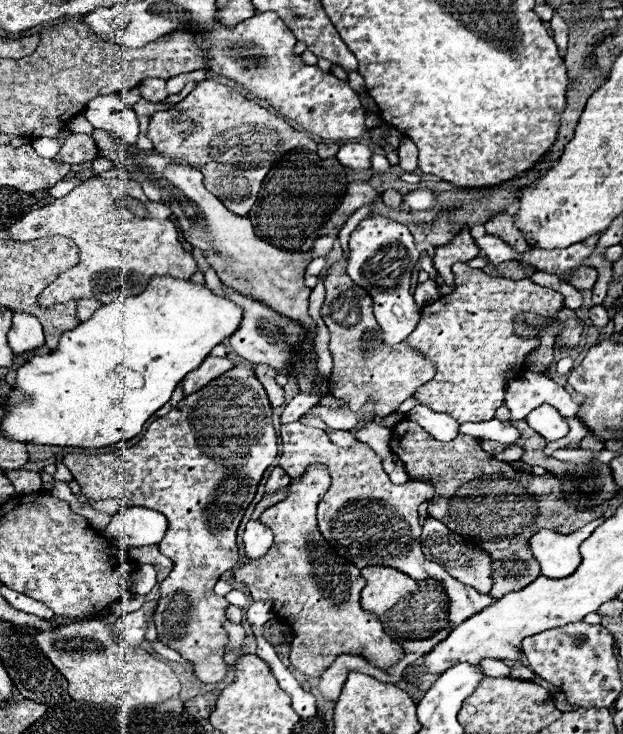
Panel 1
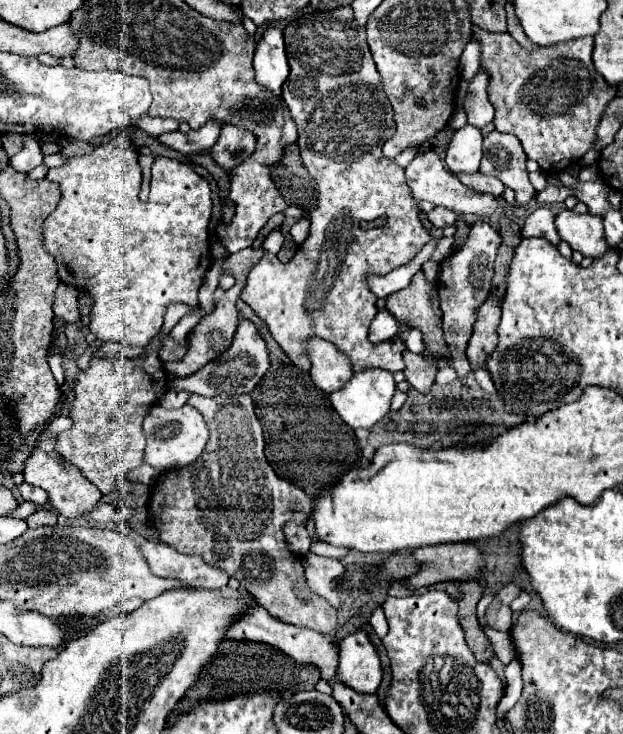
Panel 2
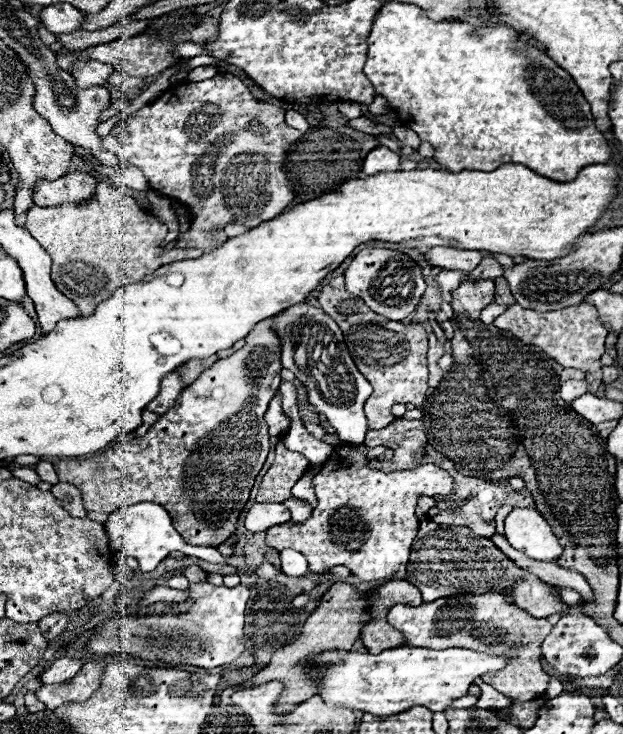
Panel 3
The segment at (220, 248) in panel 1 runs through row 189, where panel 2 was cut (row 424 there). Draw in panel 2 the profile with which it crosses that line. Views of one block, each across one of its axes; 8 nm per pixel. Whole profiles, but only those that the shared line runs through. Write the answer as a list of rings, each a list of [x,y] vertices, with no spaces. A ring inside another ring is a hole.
[[[188,404],[178,410],[164,410],[160,406],[154,406],[150,416],[146,416],[144,420],[144,436],[146,436],[144,462],[158,472],[166,472],[192,464],[202,454],[208,440],[208,428],[202,414]]]

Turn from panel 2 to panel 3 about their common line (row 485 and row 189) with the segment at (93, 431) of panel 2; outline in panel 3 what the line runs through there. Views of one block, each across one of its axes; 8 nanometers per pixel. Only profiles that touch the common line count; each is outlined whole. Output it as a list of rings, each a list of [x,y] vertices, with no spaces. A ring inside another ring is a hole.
[[[98,182],[94,194],[84,202],[52,208],[32,206],[24,226],[52,256],[52,280],[56,288],[80,308],[82,316],[92,314],[94,308],[116,290],[140,282],[142,276],[152,274],[158,266],[202,254],[202,250],[192,248],[162,248],[160,244],[168,234],[166,224],[146,214],[124,188],[114,188],[108,182]]]

